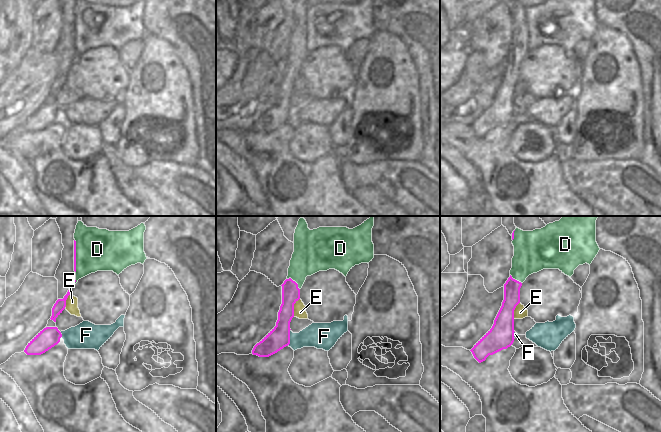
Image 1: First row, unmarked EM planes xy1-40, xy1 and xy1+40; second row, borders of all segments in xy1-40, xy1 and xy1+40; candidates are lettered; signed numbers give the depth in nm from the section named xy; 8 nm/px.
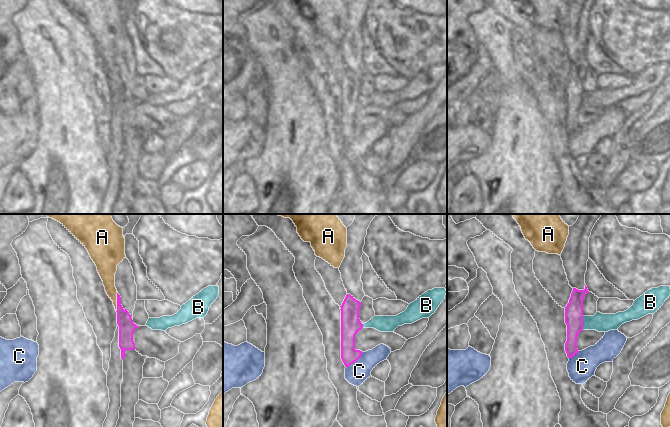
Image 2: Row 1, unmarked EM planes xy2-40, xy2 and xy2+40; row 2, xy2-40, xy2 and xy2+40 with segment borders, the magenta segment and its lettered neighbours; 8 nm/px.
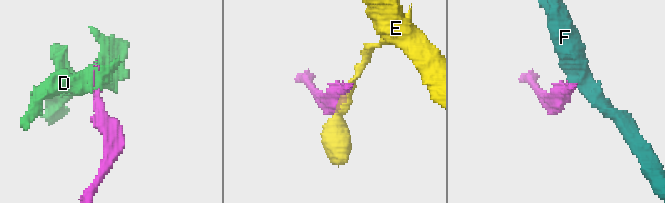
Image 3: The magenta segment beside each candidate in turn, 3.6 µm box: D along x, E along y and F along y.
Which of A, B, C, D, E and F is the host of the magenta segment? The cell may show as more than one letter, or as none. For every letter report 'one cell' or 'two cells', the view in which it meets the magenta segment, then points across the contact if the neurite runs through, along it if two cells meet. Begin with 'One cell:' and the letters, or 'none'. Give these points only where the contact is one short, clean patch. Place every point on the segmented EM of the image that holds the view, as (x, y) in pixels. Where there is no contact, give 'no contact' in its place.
One cell: none
A: two cells; contact in xy2-40; border xy2-40 (117, 292), (116, 311)
B: two cells; contact in xy2+40; border xy2+40 (582, 316), (583, 329)
C: two cells; contact in xy2; border xy2 (363, 352), (346, 367)
D: two cells; contact in xy1-40; border xy1-40 (74, 240), (75, 272)
E: two cells; contact in xy1
F: two cells; contact in xy1; border xy1 (290, 329), (290, 342), (287, 345)

